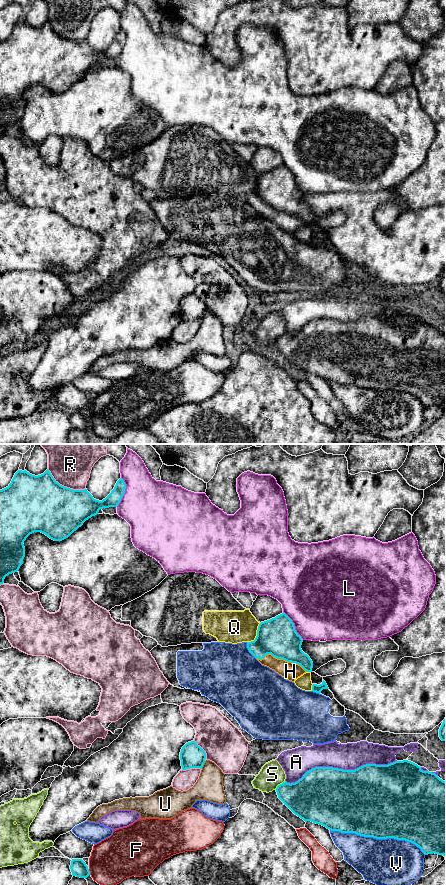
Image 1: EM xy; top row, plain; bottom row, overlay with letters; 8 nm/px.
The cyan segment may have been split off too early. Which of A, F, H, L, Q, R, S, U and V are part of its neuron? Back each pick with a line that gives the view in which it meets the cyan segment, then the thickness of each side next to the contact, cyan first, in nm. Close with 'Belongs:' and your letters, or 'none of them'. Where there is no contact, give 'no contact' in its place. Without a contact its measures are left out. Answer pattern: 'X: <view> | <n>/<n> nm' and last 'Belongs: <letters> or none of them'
H: xy | 300/140 nm
U: xy | 190/220 nm
Belongs: H, U

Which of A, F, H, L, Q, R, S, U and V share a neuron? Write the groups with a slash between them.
A / F / H U / L / Q / R / S / V

